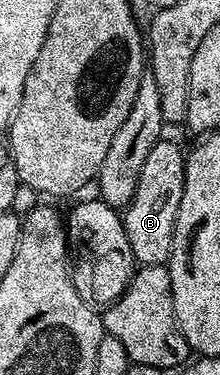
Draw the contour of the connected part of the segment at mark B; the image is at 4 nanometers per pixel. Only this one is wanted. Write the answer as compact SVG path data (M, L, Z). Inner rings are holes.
M162 138L146 154L146 162L142 166L142 174L138 178L138 186L134 190L134 198L127 208L123 209L122 219L126 238L130 242L132 259L137 265L167 265L172 256L174 242L174 226L178 218L178 206L182 202L184 189L185 149L180 149L174 141Z

